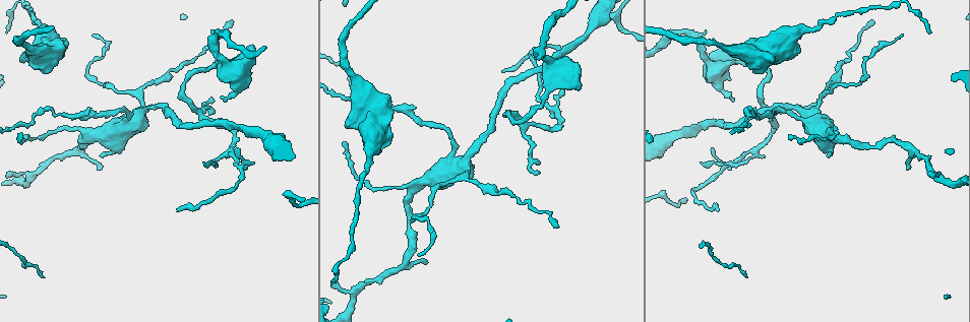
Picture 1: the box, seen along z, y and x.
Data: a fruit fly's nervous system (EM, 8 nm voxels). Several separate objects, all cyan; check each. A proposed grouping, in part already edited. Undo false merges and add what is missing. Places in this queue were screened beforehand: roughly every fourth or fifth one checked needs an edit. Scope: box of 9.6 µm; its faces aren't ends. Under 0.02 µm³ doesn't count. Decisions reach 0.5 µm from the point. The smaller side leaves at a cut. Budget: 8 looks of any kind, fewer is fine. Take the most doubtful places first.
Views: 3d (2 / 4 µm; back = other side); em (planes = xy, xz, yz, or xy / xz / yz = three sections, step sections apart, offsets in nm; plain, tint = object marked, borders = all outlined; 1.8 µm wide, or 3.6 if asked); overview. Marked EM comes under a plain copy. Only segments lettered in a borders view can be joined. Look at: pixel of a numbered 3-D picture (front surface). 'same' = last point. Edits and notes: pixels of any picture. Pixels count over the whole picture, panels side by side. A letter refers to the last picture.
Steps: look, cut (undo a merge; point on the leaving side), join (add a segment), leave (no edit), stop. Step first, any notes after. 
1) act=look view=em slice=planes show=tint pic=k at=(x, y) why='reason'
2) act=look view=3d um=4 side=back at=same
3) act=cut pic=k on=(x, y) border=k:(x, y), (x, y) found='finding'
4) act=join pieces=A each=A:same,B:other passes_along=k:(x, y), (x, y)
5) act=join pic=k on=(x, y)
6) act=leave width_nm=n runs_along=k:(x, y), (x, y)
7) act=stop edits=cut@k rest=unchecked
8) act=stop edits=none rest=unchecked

act=look view=em slice=planes show=borders pic=1 at=(730, 97) why='an open end'

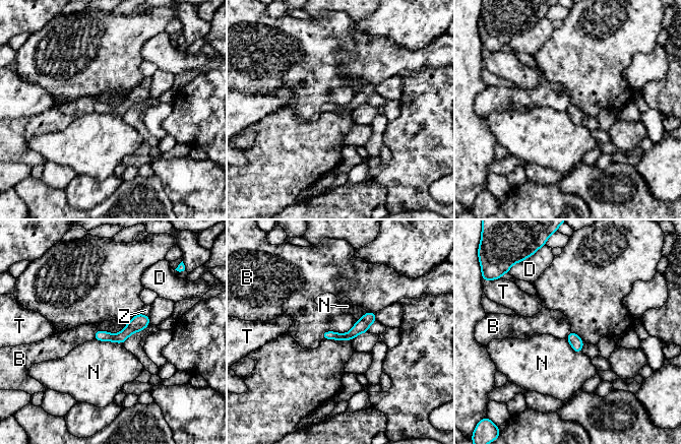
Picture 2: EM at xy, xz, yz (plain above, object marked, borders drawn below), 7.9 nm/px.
act=leave width_nm=100 longest_contact=B:320nm each=B:other,D:other,N:other,T:other,Z:other found='no lettered segment goes on from it'

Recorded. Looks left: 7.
act=look view=3d um=2 pic=1 at=(535, 174) why='thin end'

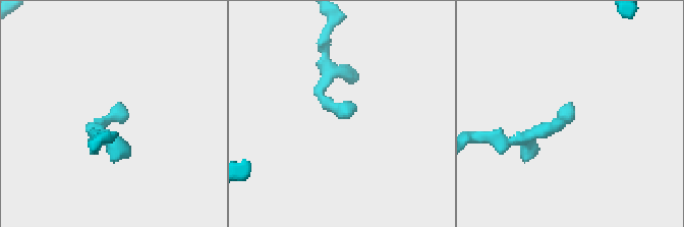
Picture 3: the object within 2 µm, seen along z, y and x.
act=look view=em slice=xz step=16 show=tint pic=3 at=(574, 109)

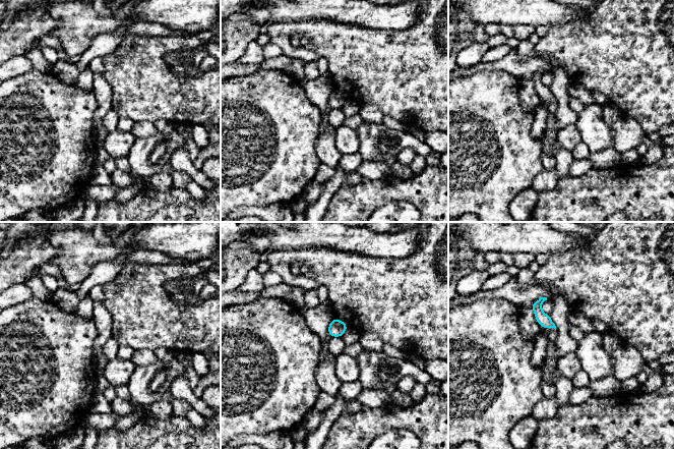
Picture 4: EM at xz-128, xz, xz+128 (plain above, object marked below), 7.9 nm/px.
act=look view=em slice=planes show=borders at=same why='another direction'

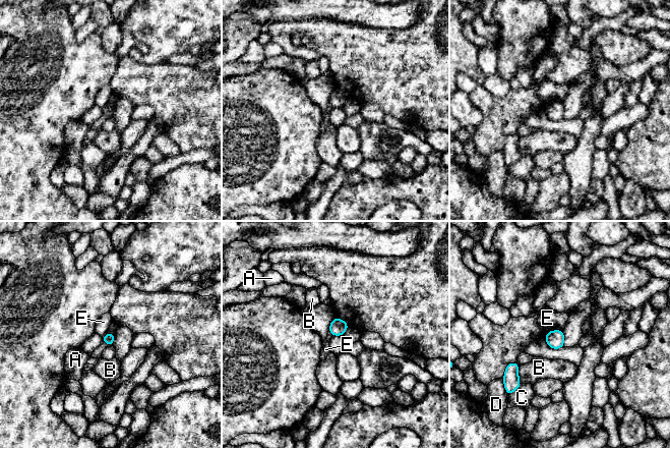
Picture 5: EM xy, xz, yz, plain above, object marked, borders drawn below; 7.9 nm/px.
act=leave each=A:other,B:other,C:other,D:other,E:other border=5:(562, 330), (549, 331) found='none of them fits'

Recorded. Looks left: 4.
act=look view=3d um=2 pic=1 at=(233, 20) why='an open end'

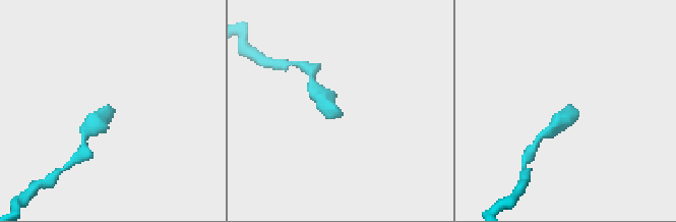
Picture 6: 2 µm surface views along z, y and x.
act=look view=em um=3.6 slice=yz step=16 show=tint pic=6 at=(336, 111) why='need the tissue'

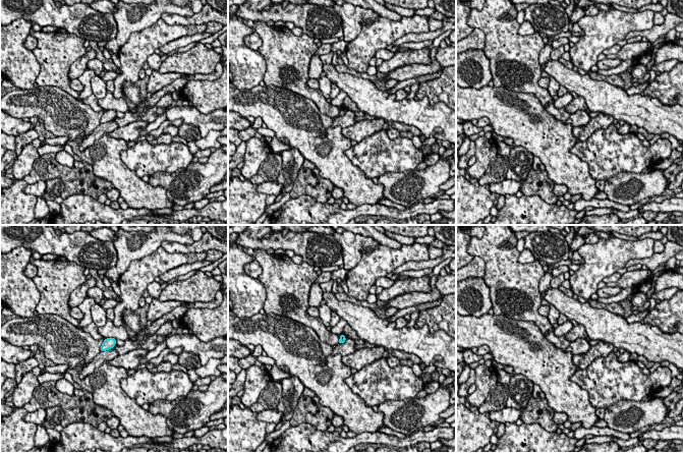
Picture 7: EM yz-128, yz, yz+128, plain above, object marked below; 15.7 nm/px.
act=look view=em um=3.6 slice=planes show=borders at=same

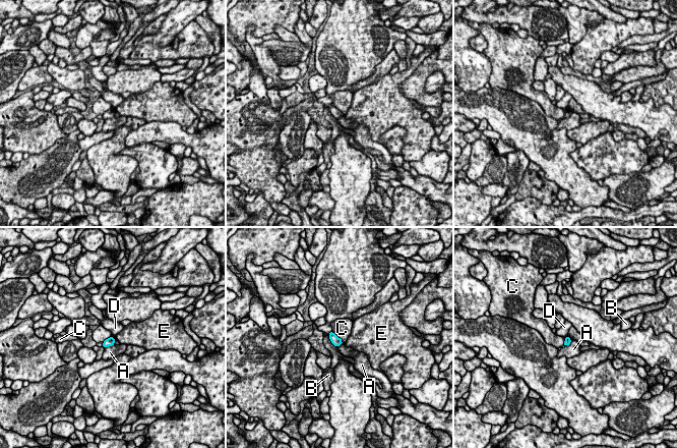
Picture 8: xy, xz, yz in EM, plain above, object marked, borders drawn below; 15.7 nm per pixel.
act=leave each=A:other,B:other,C:other,D:other,E:other border=8:(332, 331), (343, 342) found='no lettered segment goes on from it'

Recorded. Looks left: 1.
act=stop edits=none rest=unchecked

